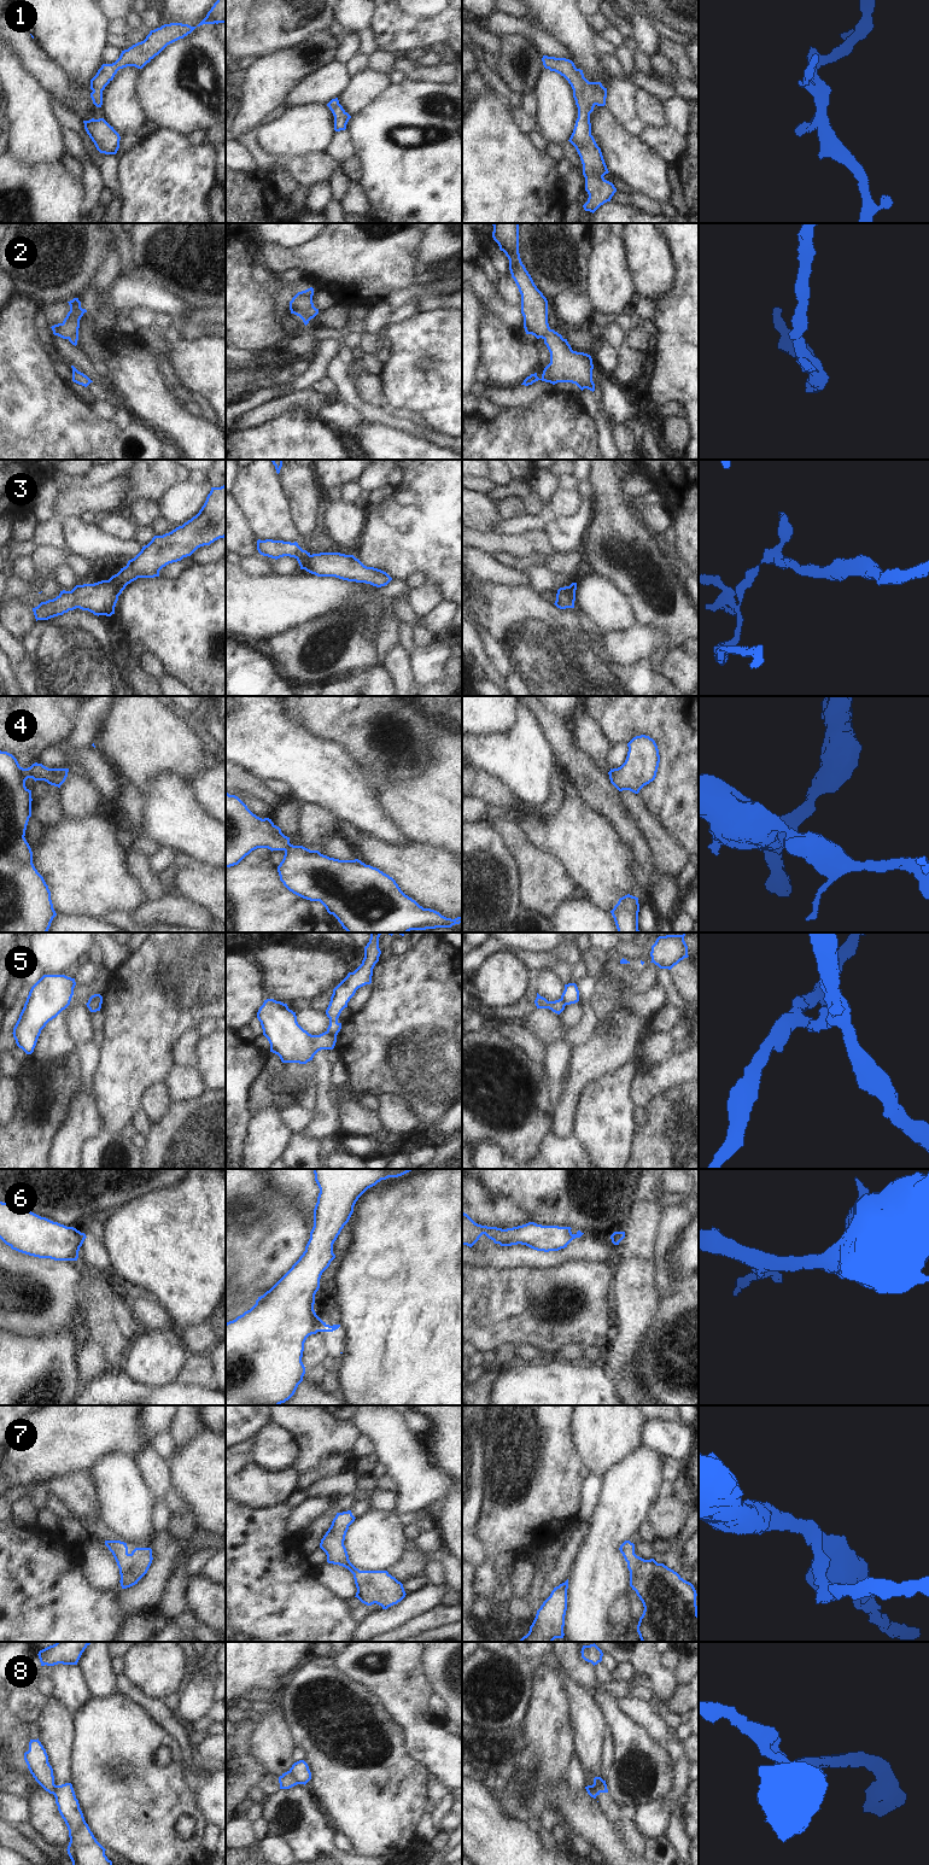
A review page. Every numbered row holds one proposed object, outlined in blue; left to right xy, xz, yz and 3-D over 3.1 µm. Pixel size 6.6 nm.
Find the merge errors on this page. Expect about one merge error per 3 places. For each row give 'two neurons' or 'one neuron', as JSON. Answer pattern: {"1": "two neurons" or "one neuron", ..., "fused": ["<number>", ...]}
{"1": "one neuron", "2": "one neuron", "3": "one neuron", "4": "one neuron", "5": "two neurons", "6": "two neurons", "7": "one neuron", "8": "two neurons", "fused": ["5", "6", "8"]}

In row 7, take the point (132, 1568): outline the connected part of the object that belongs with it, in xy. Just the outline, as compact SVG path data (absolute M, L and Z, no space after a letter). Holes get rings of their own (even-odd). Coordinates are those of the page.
M105 1540L105 1545L112 1553L121 1574L122 1589L130 1588L147 1573L152 1563L151 1548L135 1548L128 1553L127 1543L121 1540Z

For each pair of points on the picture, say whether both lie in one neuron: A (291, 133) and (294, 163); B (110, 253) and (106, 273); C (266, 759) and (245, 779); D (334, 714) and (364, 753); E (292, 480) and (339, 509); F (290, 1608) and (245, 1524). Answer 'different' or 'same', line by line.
A: different
B: same
C: different
D: same
E: different
F: same

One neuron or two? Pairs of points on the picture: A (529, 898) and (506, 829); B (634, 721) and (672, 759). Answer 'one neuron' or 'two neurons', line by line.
A: one neuron
B: one neuron

